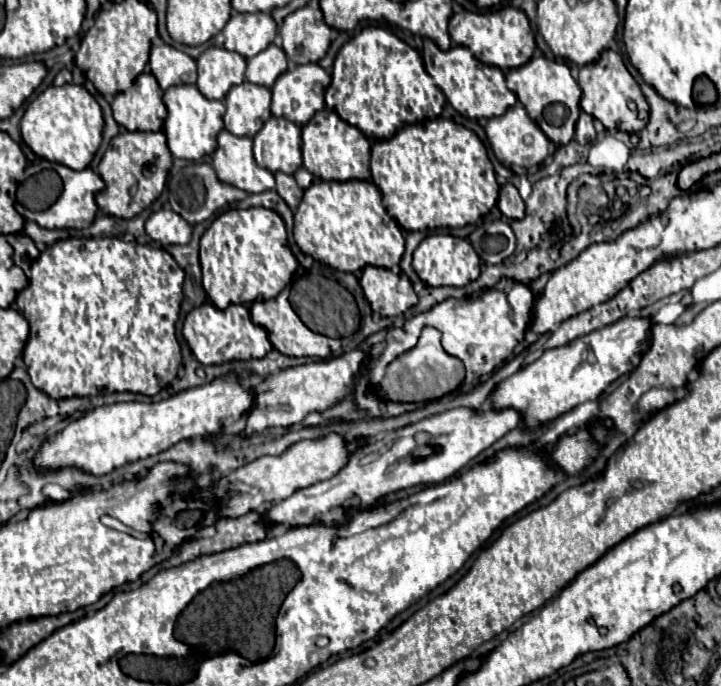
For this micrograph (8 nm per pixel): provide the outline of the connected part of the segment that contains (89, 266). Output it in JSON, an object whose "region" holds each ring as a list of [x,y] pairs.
{"region":[[[74,237],[60,241],[56,247],[46,249],[40,253],[40,257],[32,263],[30,267],[30,283],[24,287],[18,297],[16,297],[16,307],[18,311],[28,319],[30,323],[30,337],[24,347],[24,363],[28,369],[28,375],[40,391],[54,399],[64,399],[64,397],[88,397],[88,395],[100,395],[100,393],[116,393],[116,391],[130,391],[130,393],[142,393],[142,395],[156,395],[168,383],[176,377],[178,367],[182,363],[180,355],[180,345],[176,341],[176,321],[178,321],[178,311],[182,303],[182,281],[184,281],[184,271],[178,267],[178,263],[172,259],[170,253],[164,249],[156,249],[150,245],[138,245],[138,243],[124,243],[118,237],[100,237],[100,239],[86,239],[78,241]]]}

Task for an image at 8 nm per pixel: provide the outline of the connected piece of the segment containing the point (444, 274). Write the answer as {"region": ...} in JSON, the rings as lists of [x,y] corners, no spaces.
{"region":[[[428,235],[414,251],[412,265],[414,265],[414,271],[418,273],[418,277],[432,287],[442,287],[442,285],[464,287],[464,285],[476,281],[480,275],[480,257],[472,249],[472,245],[468,241],[452,237],[452,235]]]}

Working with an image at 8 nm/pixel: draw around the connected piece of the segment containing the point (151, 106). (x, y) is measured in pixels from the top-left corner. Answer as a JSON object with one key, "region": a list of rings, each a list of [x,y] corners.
{"region":[[[152,73],[136,77],[134,85],[112,101],[114,119],[128,131],[160,131],[166,119],[162,89]]]}

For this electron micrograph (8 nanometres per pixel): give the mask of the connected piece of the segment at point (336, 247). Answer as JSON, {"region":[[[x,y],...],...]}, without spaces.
{"region":[[[314,181],[294,213],[294,241],[316,261],[346,273],[358,273],[366,265],[394,267],[404,255],[404,235],[386,213],[380,189],[370,181]]]}

